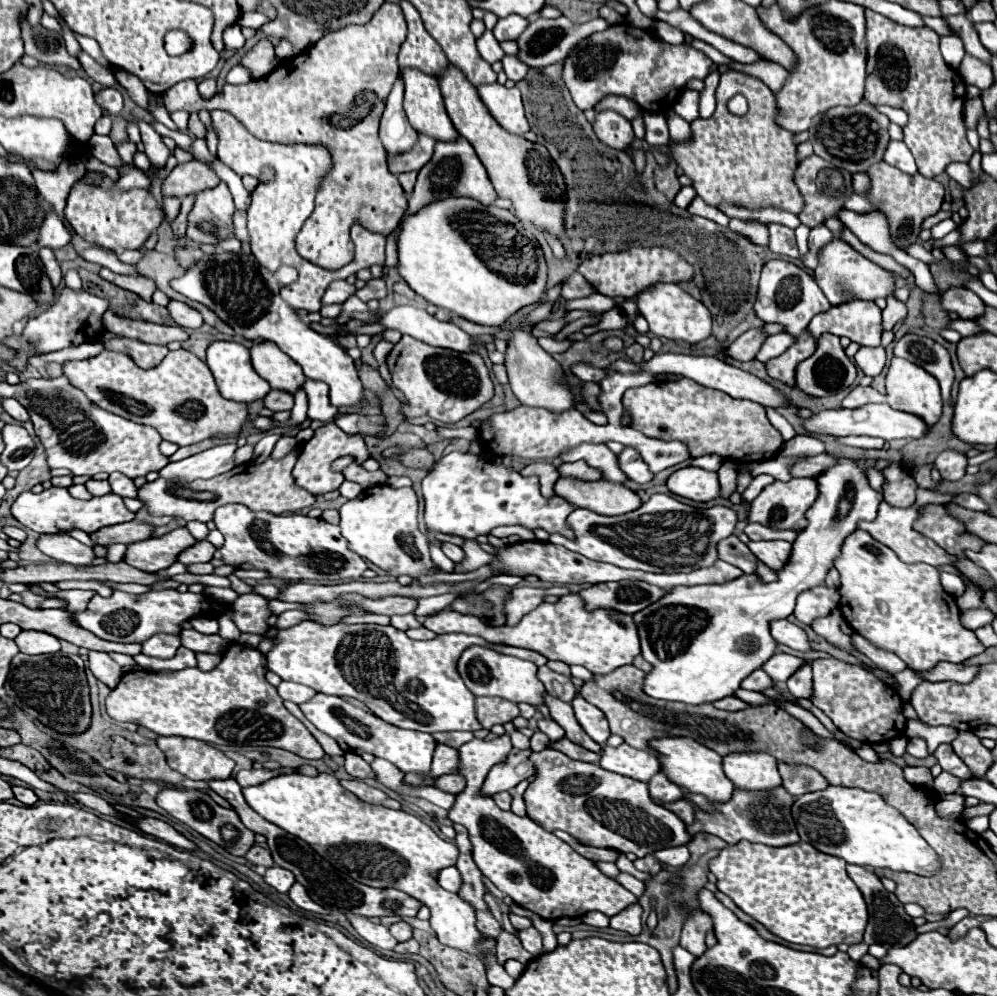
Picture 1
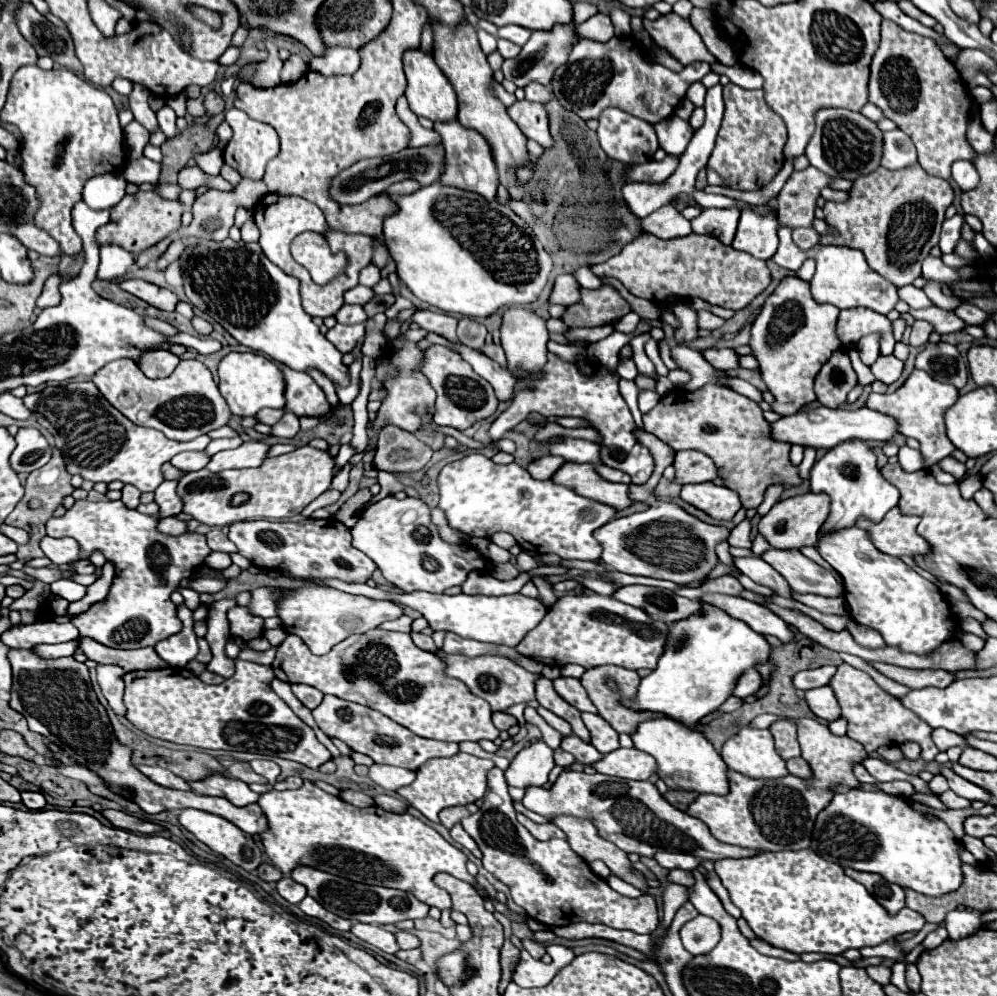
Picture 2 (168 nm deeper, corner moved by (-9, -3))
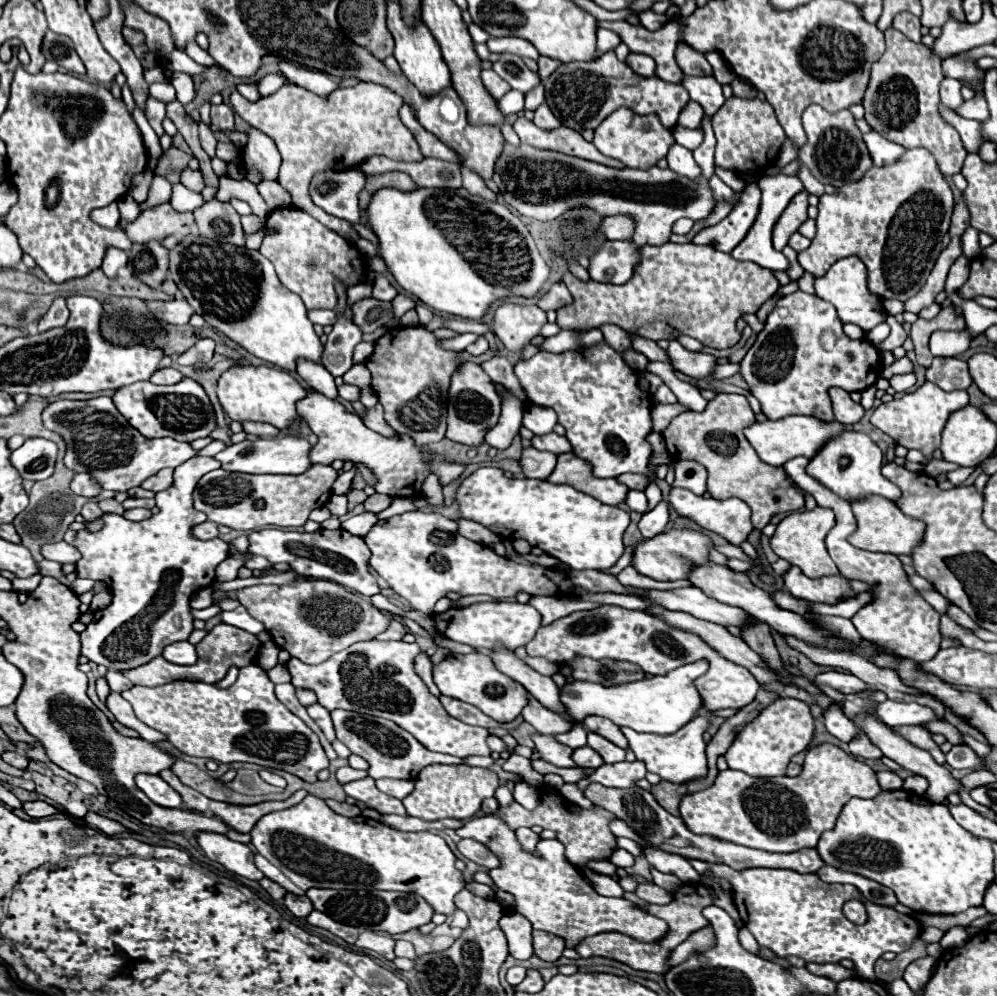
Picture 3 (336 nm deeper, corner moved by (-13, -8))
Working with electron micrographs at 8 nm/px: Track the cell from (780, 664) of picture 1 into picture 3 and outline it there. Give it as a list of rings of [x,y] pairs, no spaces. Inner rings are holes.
[[[835,670],[819,674],[815,680],[821,684],[829,684],[829,686],[841,690],[843,694],[855,694],[855,692],[863,692],[863,688],[869,688],[859,678],[855,678],[853,674],[843,674],[843,672],[835,672]]]

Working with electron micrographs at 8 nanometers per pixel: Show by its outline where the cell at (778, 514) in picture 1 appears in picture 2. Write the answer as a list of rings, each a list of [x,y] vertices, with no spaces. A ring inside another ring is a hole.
[[[809,491],[803,495],[783,499],[783,501],[775,503],[767,515],[761,517],[759,533],[775,549],[799,549],[803,545],[815,545],[817,531],[823,525],[823,521],[827,519],[827,509],[829,509],[829,499],[823,493]]]

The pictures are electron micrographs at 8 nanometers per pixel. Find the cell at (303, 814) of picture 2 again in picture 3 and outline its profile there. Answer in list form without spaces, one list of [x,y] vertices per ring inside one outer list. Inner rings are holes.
[[[305,796],[297,806],[285,808],[281,812],[271,812],[255,824],[251,830],[251,844],[255,850],[265,856],[273,866],[277,866],[293,884],[297,884],[303,892],[309,888],[335,888],[335,890],[397,890],[397,892],[413,892],[423,896],[435,912],[446,916],[457,910],[453,904],[453,896],[465,886],[463,874],[455,868],[455,854],[447,846],[447,842],[433,832],[399,832],[381,824],[377,820],[369,820],[363,816],[345,818],[335,814],[325,800],[315,796]]]

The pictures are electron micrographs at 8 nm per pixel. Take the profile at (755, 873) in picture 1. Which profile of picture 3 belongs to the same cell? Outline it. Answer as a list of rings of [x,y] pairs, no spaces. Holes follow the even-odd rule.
[[[723,864],[711,866],[717,878],[727,878],[733,886],[733,902],[745,922],[753,932],[755,940],[769,948],[779,958],[799,956],[805,962],[841,962],[843,958],[855,964],[855,972],[861,978],[875,980],[873,964],[885,952],[903,952],[919,936],[917,920],[899,914],[893,908],[877,906],[867,902],[861,892],[851,884],[825,884],[817,874],[799,874],[793,870],[773,870],[773,868],[749,868],[733,870]],[[847,900],[863,900],[869,922],[859,926],[843,916],[843,904]]]

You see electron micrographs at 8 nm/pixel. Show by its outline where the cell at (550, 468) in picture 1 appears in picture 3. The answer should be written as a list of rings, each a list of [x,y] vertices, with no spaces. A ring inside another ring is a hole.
[[[529,446],[529,448],[523,448],[519,464],[521,464],[521,470],[527,478],[545,480],[553,472],[553,468],[557,464],[557,456],[551,452],[535,450],[533,446]]]

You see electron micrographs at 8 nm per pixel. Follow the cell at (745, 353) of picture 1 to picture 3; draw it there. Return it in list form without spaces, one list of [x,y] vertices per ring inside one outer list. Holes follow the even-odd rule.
[[[671,340],[669,348],[667,348],[667,356],[671,356],[671,366],[677,372],[687,374],[691,378],[703,378],[715,366],[715,358],[711,354],[705,354],[705,352],[689,352],[677,340]]]

